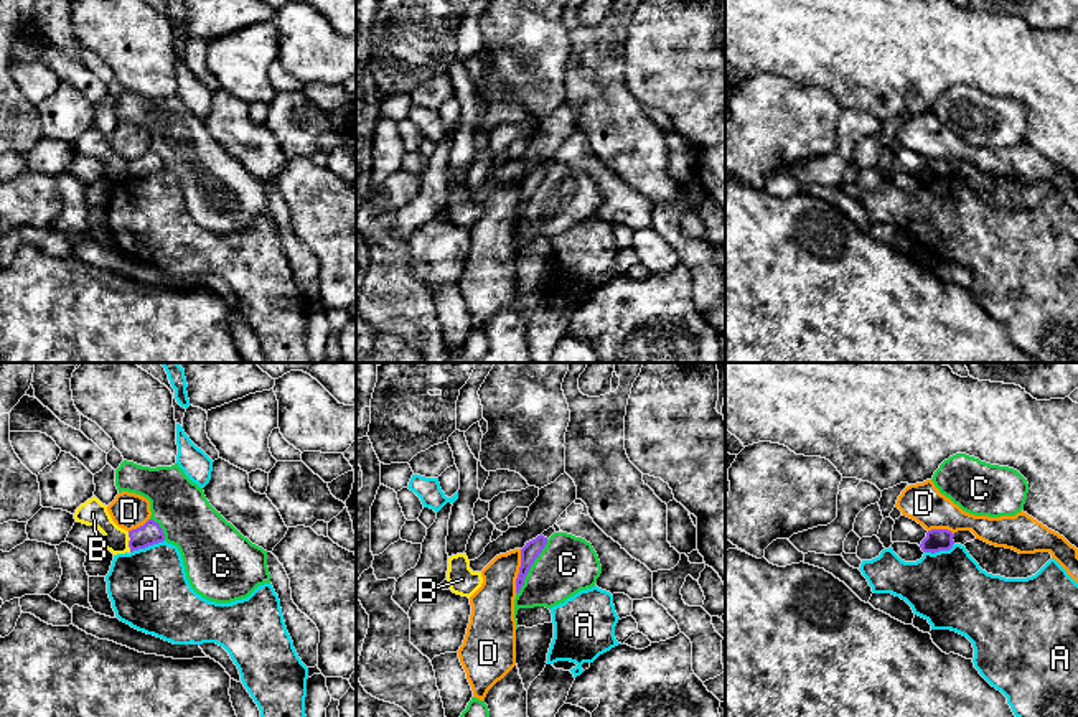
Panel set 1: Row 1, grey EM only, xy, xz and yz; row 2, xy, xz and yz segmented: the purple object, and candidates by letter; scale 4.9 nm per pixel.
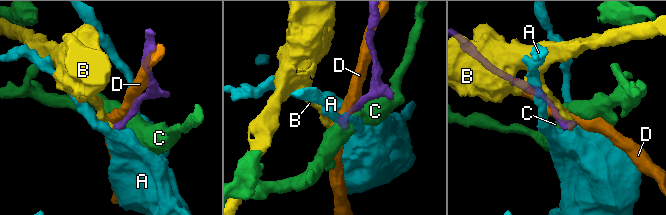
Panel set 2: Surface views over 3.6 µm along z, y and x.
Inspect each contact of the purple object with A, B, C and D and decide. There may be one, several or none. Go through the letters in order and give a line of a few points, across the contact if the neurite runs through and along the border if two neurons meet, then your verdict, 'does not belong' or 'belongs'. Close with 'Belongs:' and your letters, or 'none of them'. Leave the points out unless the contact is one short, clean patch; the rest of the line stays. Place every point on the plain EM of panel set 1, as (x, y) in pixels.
A: line xy (164, 170), (131, 183); does not belong
B: does not belong
C: line xz (548, 170), (516, 224); does not belong
D: does not belong
Belongs: none of them

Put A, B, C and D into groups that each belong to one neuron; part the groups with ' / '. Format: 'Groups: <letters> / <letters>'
Groups: A / B / C / D

